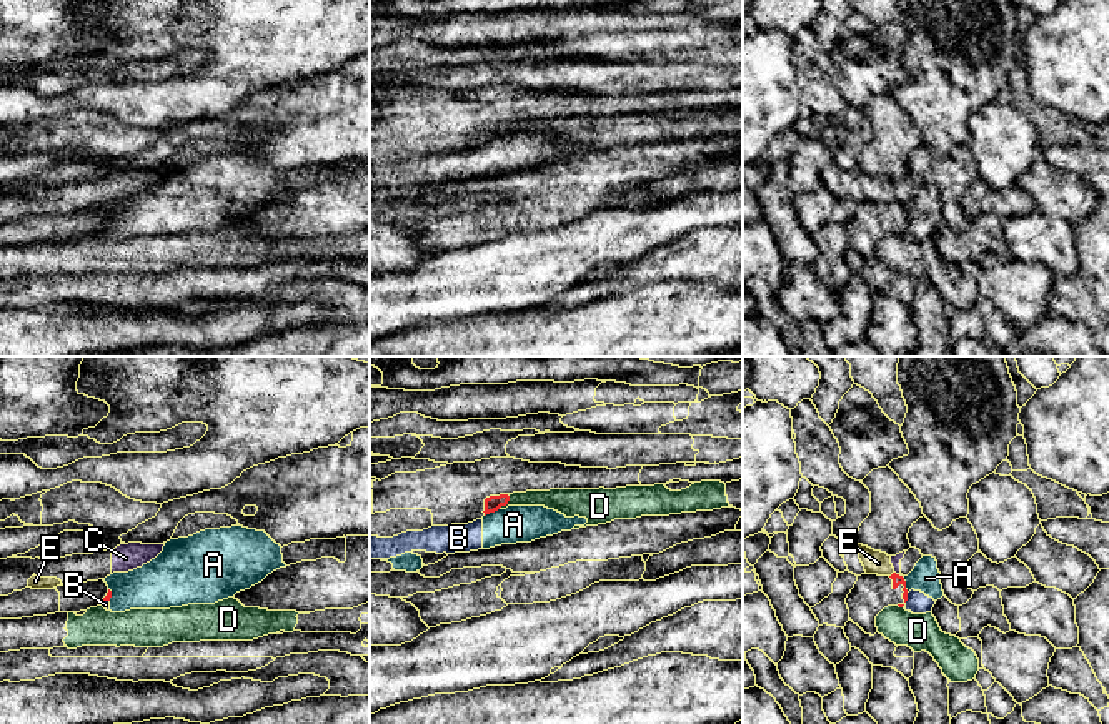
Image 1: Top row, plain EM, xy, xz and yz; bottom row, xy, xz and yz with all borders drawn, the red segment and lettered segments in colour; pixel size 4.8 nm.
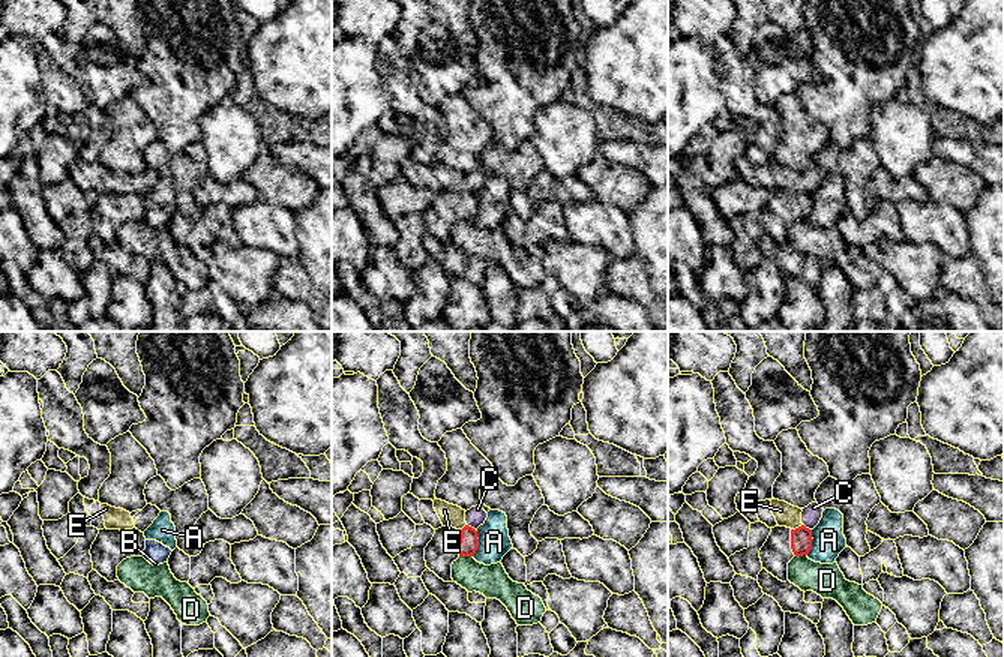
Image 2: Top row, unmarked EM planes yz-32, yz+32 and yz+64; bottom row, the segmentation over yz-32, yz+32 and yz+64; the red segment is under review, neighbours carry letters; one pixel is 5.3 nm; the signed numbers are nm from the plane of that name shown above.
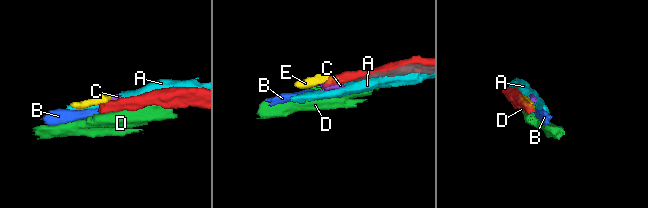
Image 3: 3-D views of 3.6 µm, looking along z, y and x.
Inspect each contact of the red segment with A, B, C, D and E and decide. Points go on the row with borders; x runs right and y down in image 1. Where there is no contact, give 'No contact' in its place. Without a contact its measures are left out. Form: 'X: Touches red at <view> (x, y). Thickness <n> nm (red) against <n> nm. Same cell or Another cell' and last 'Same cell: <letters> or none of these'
A: Touches red at xz (492, 511). Thickness 80 nm (red) against 180 nm. Another cell
B: Touches red at yz (906, 598). Thickness 50 nm (red) against 110 nm. Another cell
C: Touches red at yz (898, 575). Thickness 50 nm (red) against 50 nm. Another cell
D: Touches red at xz (507, 503). Thickness 80 nm (red) against 110 nm. Another cell
E: Touches red at yz (891, 575). Thickness 50 nm (red) against 110 nm. Another cell
Same cell: none of these

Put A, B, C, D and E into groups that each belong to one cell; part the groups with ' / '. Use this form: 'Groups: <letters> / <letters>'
Groups: A B / C E / D

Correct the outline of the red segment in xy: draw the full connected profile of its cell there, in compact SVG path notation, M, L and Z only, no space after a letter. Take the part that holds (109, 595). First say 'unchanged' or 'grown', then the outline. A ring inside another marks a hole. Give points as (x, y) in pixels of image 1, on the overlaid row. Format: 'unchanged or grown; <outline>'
grown; M103 579L53 589L13 591L0 596L0 619L22 619L55 612L80 612L110 601L112 591Z

